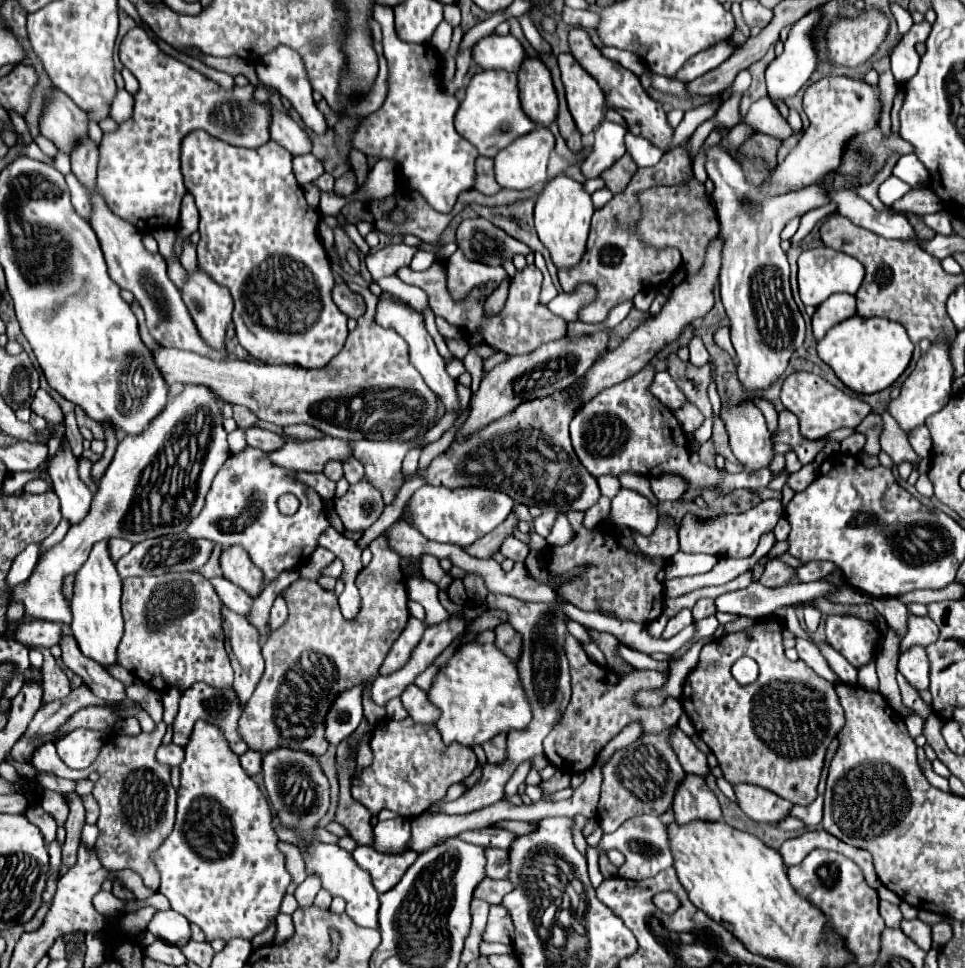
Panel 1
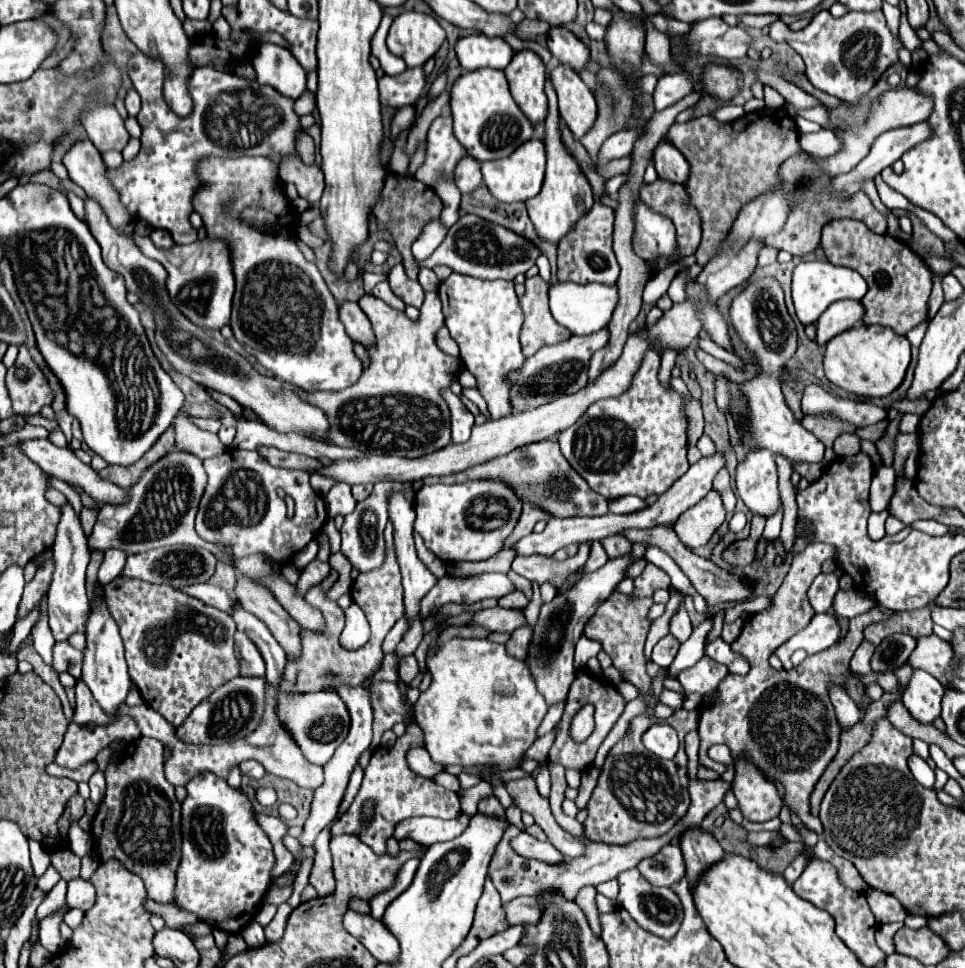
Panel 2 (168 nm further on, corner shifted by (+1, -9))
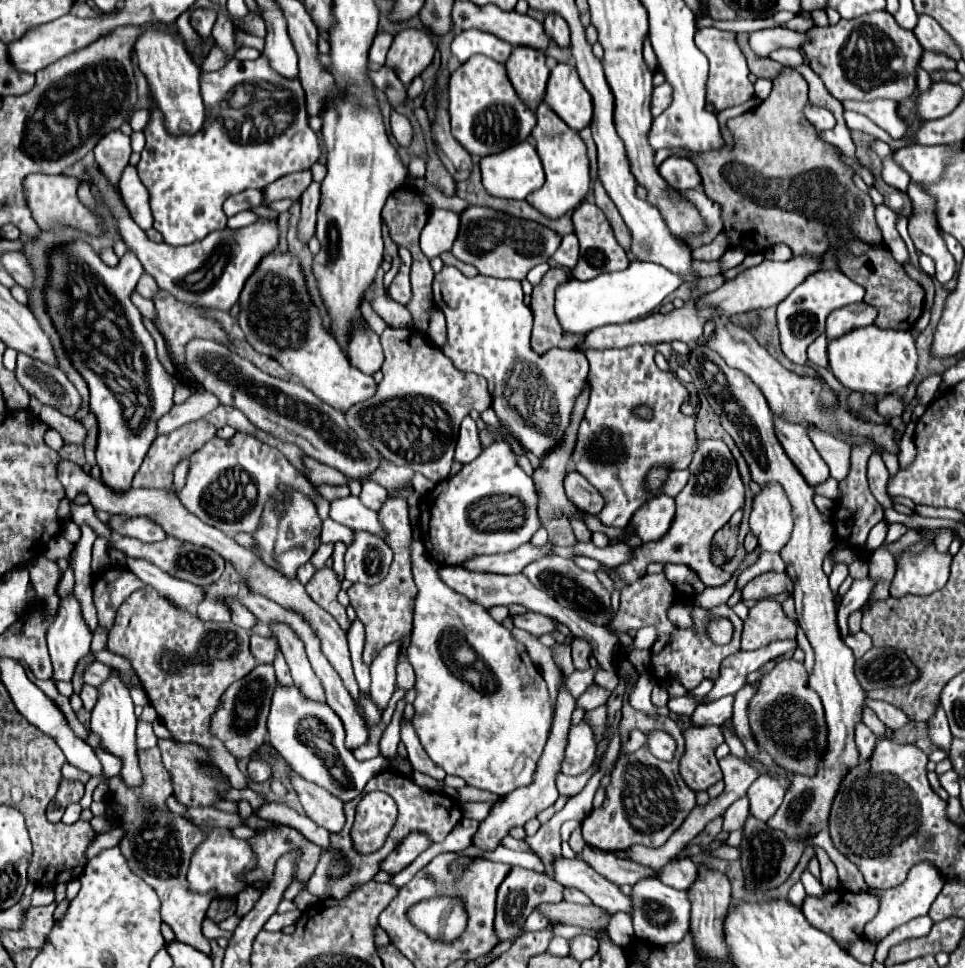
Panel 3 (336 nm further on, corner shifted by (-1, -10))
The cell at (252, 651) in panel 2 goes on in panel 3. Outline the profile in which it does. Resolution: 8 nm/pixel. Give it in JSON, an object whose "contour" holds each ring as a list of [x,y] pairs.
{"contour":[[[251,636],[251,654],[261,664],[271,664],[279,652],[279,642],[275,636],[263,638],[263,636]]]}

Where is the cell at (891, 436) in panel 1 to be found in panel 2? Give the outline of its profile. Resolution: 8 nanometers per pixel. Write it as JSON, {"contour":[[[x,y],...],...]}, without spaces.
{"contour":[[[901,413],[899,421],[899,433],[915,433],[919,427],[919,415],[917,413]]]}

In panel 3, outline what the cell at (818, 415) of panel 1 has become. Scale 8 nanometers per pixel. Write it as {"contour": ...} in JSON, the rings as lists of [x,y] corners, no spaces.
{"contour":[[[887,394],[883,402],[879,402],[877,410],[881,416],[901,416],[905,412],[905,402],[899,394]]]}

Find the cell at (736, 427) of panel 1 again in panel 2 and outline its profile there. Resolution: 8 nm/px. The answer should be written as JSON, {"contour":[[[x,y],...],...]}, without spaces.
{"contour":[[[757,447],[745,455],[737,465],[737,491],[745,505],[757,513],[769,517],[781,505],[777,491],[777,465],[775,453]]]}

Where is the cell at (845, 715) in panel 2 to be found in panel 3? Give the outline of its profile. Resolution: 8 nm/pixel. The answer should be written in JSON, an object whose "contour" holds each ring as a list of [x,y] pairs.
{"contour":[[[859,724],[859,728],[855,730],[855,742],[857,742],[857,748],[859,748],[859,754],[863,760],[869,760],[873,756],[873,750],[875,750],[875,734],[865,726],[865,724]]]}

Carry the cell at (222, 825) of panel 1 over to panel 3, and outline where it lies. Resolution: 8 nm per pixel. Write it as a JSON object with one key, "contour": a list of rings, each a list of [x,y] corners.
{"contour":[[[203,828],[203,830],[209,832],[209,838],[195,850],[195,856],[191,858],[191,868],[187,874],[189,886],[193,892],[215,890],[217,896],[233,898],[243,888],[247,888],[247,884],[239,880],[239,872],[247,872],[247,868],[255,864],[255,856],[251,856],[251,846],[247,844],[247,840],[233,838],[227,828]]]}

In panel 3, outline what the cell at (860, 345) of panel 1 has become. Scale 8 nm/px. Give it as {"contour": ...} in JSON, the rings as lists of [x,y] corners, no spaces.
{"contour":[[[879,326],[857,328],[829,342],[829,366],[835,378],[849,390],[875,396],[895,394],[905,388],[917,372],[915,338],[911,330],[883,330]]]}

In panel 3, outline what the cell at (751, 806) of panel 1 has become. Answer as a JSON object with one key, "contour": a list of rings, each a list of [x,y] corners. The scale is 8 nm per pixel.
{"contour":[[[759,776],[747,792],[747,798],[751,802],[751,814],[763,822],[769,820],[775,814],[775,808],[779,808],[779,804],[783,802],[783,792],[785,788],[779,780],[771,776]]]}

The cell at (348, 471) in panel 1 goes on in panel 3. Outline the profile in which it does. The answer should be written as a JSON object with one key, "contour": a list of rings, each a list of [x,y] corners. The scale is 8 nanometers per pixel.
{"contour":[[[367,482],[367,484],[363,484],[359,498],[367,508],[379,510],[383,506],[383,502],[387,500],[387,490],[383,486],[379,486],[377,482]]]}

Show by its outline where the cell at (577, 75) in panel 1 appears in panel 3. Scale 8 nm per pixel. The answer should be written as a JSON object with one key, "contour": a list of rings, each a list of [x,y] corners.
{"contour":[[[557,64],[551,70],[543,102],[575,132],[589,126],[593,104],[589,92],[583,88],[577,70],[571,64]]]}

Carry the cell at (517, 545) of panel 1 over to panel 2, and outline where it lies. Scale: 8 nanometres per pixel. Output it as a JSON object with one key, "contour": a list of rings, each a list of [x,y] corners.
{"contour":[[[579,543],[579,553],[571,559],[565,561],[551,561],[539,555],[529,555],[529,557],[515,557],[511,569],[523,577],[527,577],[529,581],[537,581],[537,583],[545,583],[545,581],[553,581],[557,585],[561,585],[571,573],[575,573],[579,567],[585,565],[589,555],[589,545],[587,543]]]}

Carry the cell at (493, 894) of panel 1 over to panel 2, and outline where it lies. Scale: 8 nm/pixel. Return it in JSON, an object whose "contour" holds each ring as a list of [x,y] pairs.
{"contour":[[[517,897],[509,903],[505,903],[503,911],[505,911],[509,925],[537,923],[537,919],[539,919],[539,907],[537,907],[535,897]]]}

